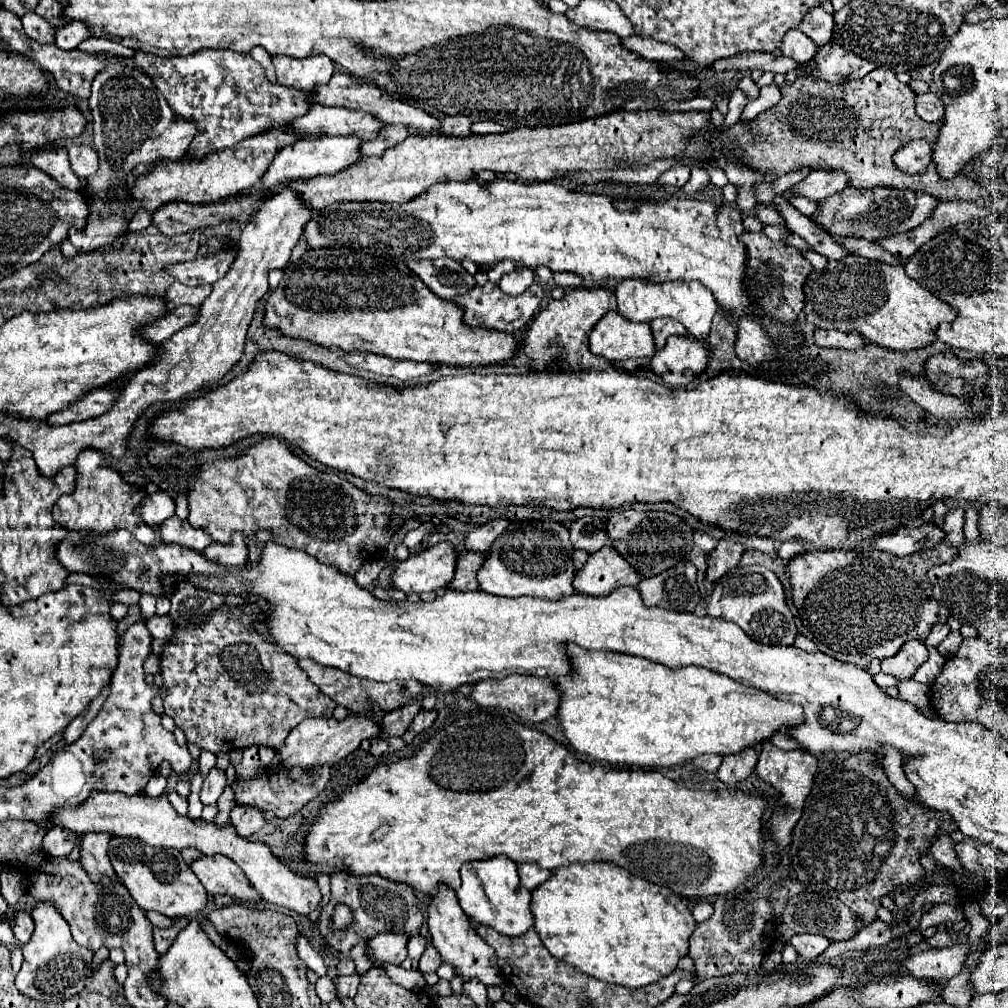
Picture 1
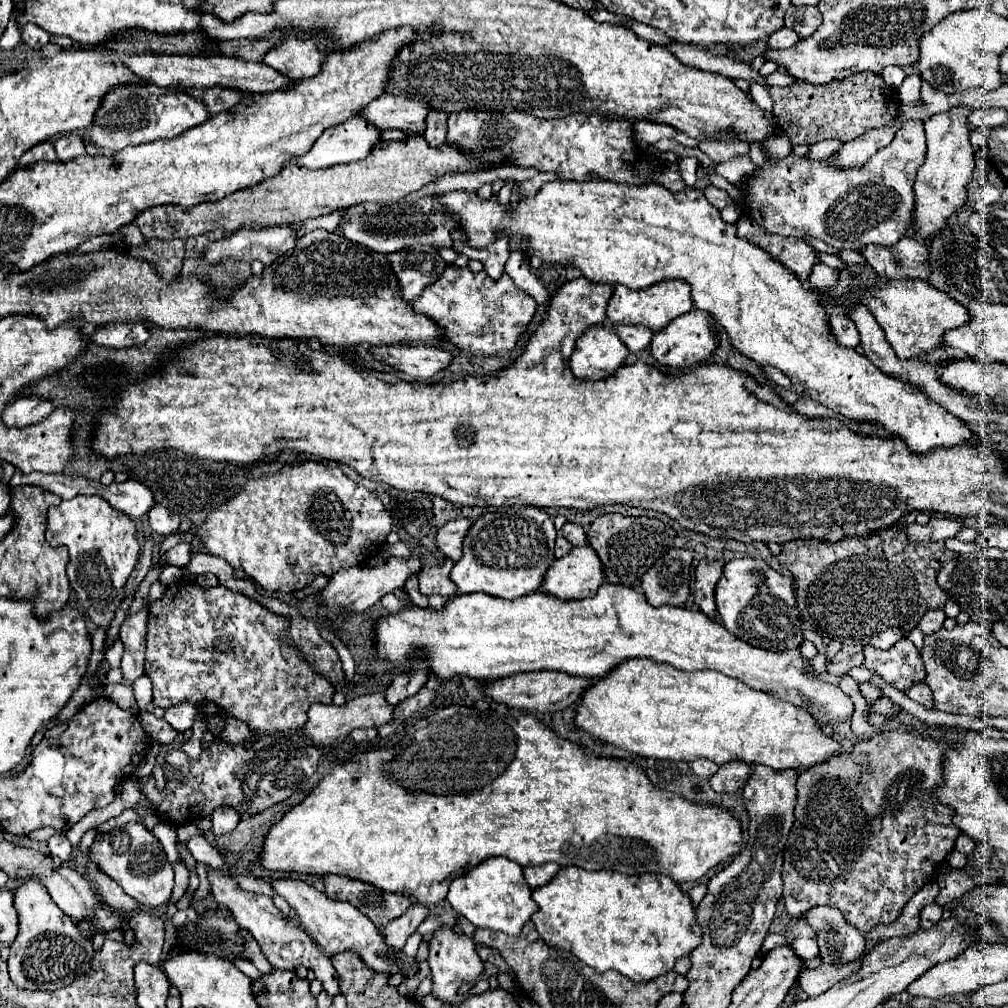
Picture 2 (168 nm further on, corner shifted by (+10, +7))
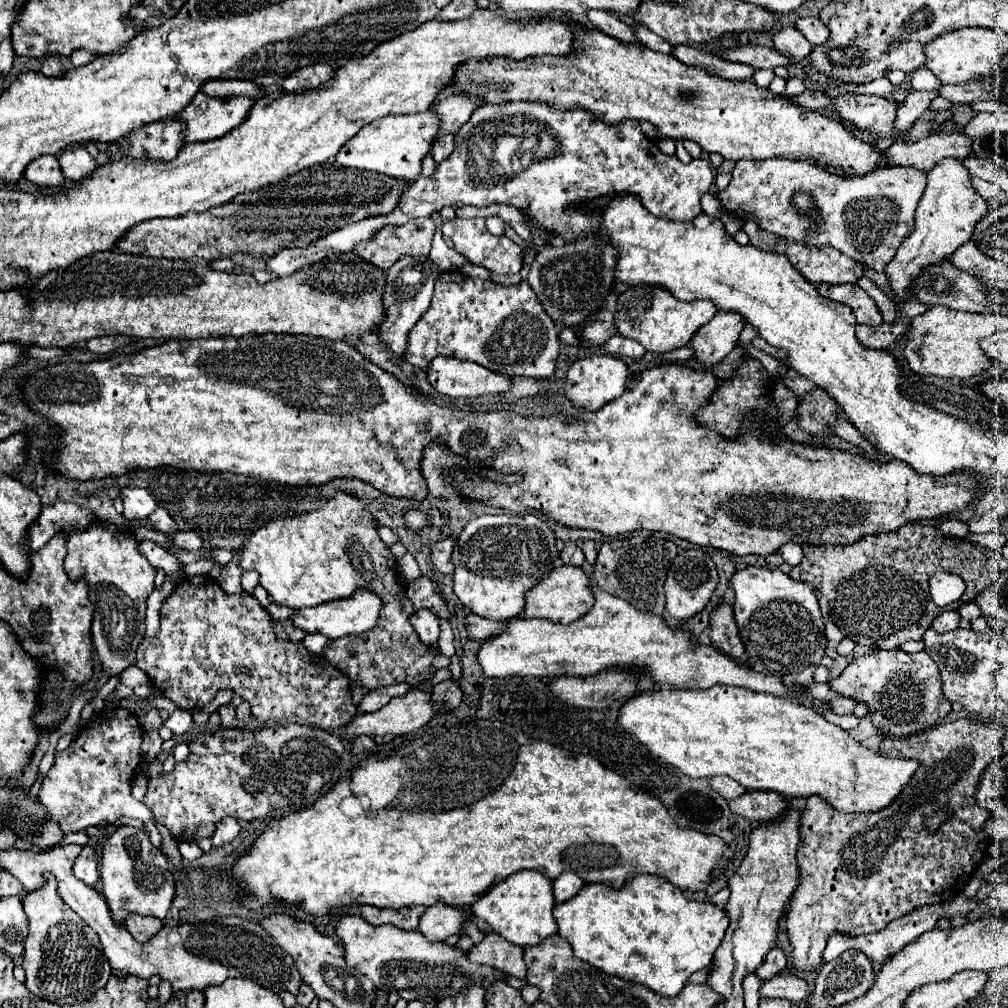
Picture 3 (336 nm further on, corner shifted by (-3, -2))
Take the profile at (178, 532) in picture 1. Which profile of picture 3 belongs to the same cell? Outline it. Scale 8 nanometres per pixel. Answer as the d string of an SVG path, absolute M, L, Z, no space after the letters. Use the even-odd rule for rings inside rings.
M158 507L158 509L152 513L152 517L148 517L148 521L152 523L152 527L154 527L156 531L160 531L160 533L164 533L164 535L168 535L168 537L172 537L172 535L178 531L176 523L174 523L172 517L168 515L168 511L162 509L162 507Z

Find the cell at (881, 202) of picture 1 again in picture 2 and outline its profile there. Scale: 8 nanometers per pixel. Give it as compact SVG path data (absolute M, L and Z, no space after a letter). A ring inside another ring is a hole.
M911 120L903 124L903 128L895 134L895 140L887 148L881 148L859 168L833 168L829 160L807 160L789 154L779 162L767 160L763 166L757 166L753 174L739 180L735 186L743 192L743 198L739 200L743 212L749 218L753 218L759 226L763 226L767 232L795 238L811 236L839 250L861 252L869 244L891 246L899 238L903 238L903 234L909 230L915 202L913 194L915 174L923 162L925 162L923 124Z

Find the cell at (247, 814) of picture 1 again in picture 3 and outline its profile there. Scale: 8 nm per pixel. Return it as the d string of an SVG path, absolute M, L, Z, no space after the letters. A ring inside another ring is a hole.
M224 817L222 821L216 823L216 831L212 835L212 845L220 847L226 843L232 843L240 833L240 825L232 817Z

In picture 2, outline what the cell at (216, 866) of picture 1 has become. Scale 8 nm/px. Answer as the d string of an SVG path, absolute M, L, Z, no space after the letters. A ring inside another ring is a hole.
M209 870L209 882L211 882L211 894L215 896L217 904L223 906L223 908L229 908L233 912L239 926L251 932L251 936L261 946L265 958L275 968L279 968L279 970L293 970L297 966L305 966L307 970L311 968L315 978L323 984L323 990L329 996L335 996L335 994L341 992L339 990L339 978L337 978L337 972L331 964L331 958L325 956L321 950L309 948L309 942L313 942L313 940L303 930L303 926L297 920L293 920L289 916L283 916L281 910L273 904L273 900L269 896L261 896L261 894L255 894L255 892L241 890L233 878L229 878L221 872L215 872L215 870Z

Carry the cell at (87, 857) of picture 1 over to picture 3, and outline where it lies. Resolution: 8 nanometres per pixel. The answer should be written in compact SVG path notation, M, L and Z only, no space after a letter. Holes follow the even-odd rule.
M128 913L128 921L126 929L132 933L134 939L138 941L148 941L150 937L154 937L160 929L162 929L162 921L156 917L140 917L136 913Z

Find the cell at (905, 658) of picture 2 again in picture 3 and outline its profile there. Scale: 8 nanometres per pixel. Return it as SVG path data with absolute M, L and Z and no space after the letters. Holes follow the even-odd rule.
M876 649L870 655L856 657L840 677L830 681L830 687L844 697L866 703L870 707L868 715L872 717L872 723L882 731L890 731L894 737L918 733L950 713L950 703L942 693L938 667L926 651L910 655L900 649Z

